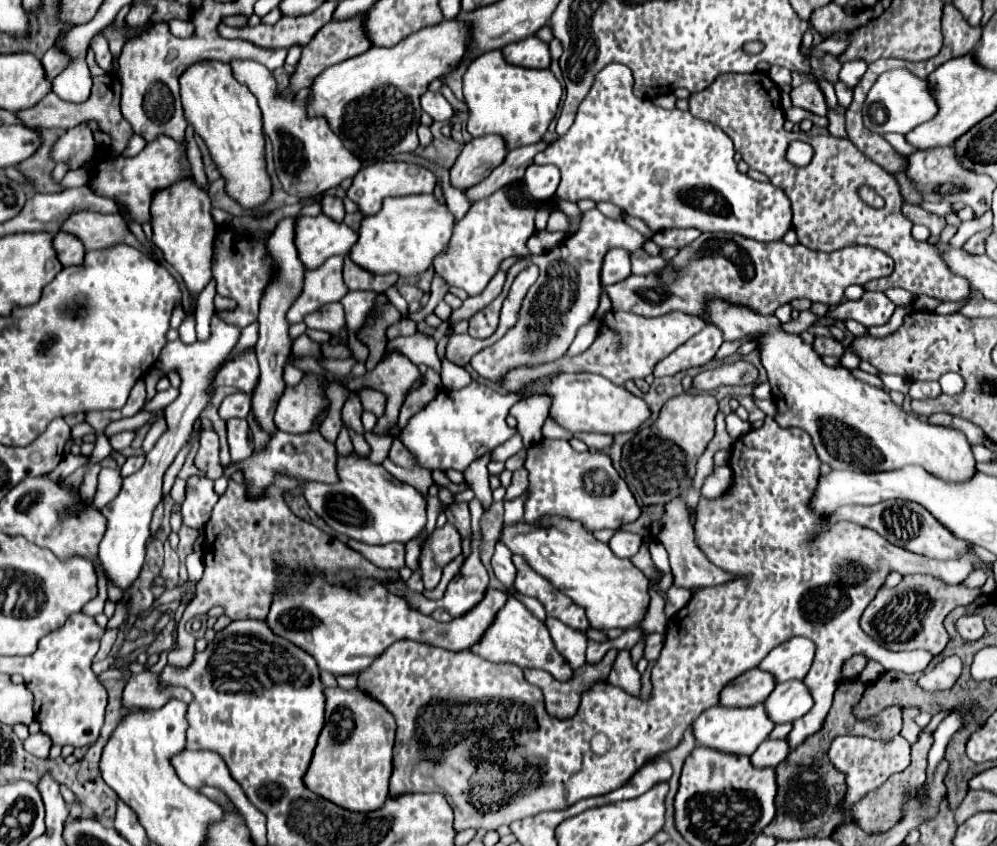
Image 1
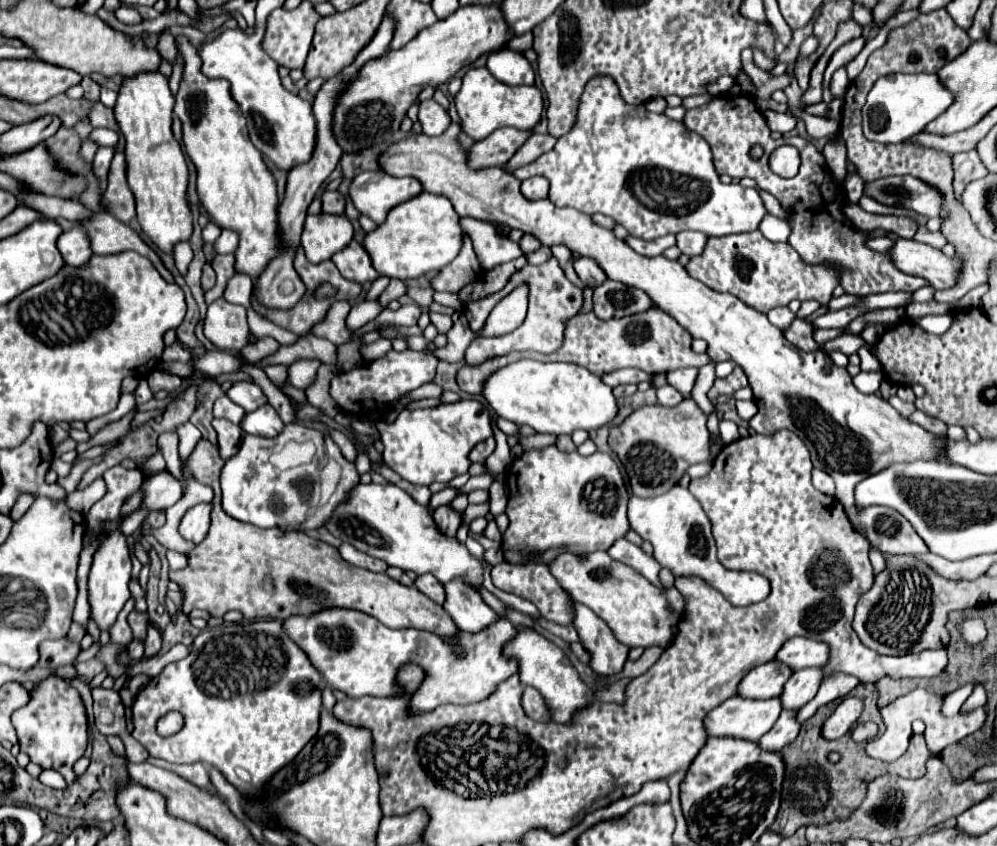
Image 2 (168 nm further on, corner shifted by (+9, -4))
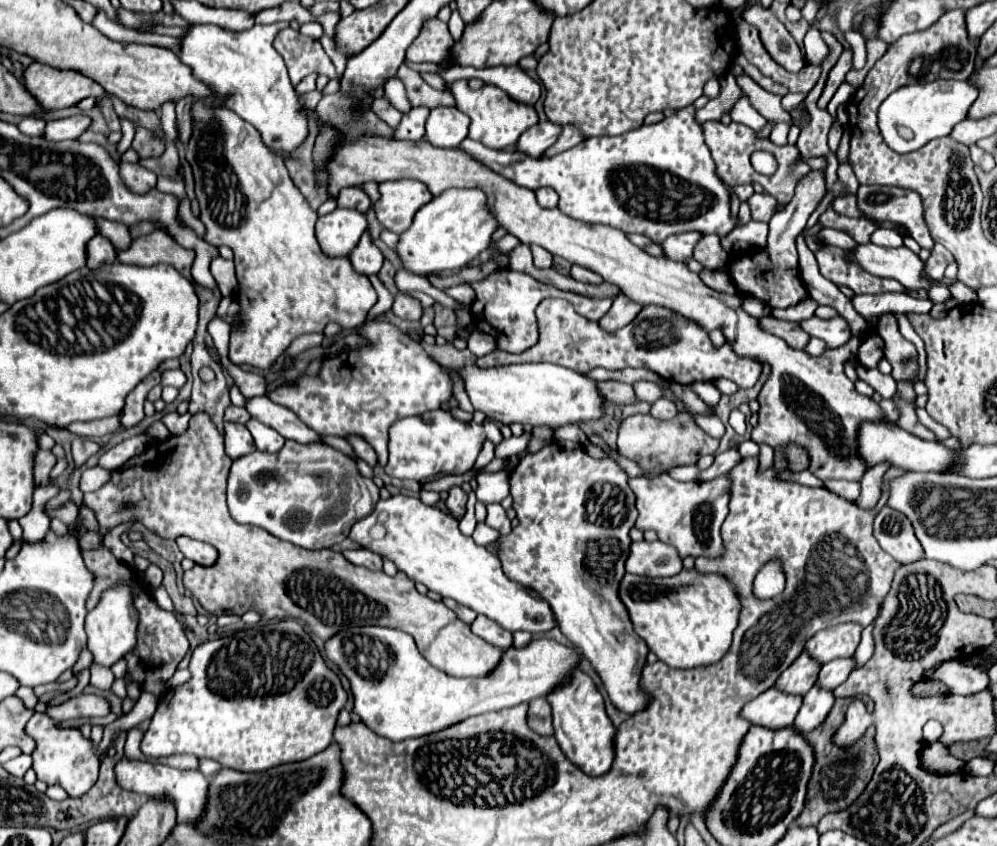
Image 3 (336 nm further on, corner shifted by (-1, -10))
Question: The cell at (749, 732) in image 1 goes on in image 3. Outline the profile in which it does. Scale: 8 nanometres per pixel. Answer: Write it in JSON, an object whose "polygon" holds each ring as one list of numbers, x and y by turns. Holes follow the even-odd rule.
{"polygon":[[771,688,765,694,757,696,753,702,749,702,743,708,741,716,751,724,761,724,765,728,785,728,793,724,801,708,801,700,801,696,781,692,779,688]]}

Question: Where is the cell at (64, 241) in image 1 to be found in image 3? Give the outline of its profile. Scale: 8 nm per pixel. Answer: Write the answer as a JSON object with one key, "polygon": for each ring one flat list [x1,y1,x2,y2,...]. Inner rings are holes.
{"polygon":[[97,234,89,240,89,254,87,254,87,266,99,268,103,264,113,264,117,260,117,250,111,244,109,238]]}

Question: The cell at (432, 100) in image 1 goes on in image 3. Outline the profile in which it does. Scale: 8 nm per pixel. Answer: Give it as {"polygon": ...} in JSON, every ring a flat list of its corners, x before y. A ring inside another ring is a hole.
{"polygon":[[433,108,427,118,427,134,425,138,439,148,453,148,465,136,469,128,469,118,457,108]]}

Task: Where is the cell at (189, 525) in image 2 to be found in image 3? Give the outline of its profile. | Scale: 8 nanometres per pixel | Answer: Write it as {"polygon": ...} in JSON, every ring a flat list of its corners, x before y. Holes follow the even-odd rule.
{"polygon":[[177,538,177,546,185,558,193,560,199,566,213,566,217,562,217,550,209,544,193,542,191,538]]}

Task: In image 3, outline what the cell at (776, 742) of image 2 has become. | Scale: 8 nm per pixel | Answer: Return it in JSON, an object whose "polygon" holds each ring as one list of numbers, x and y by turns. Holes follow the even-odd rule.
{"polygon":[[813,686,803,696,803,706,801,706,801,710,799,710,793,726,797,730,801,730,803,734,811,732,813,728,817,728,827,718,827,714,833,708,833,702,835,702,835,696,833,696,831,690]]}

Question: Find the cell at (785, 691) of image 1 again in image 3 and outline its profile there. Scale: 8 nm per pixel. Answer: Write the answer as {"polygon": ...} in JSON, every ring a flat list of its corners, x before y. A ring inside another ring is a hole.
{"polygon":[[835,658,827,664,823,664,821,672,819,672,819,686,825,686,827,690,837,688,841,682,845,682,849,678,849,674,855,670,855,658]]}

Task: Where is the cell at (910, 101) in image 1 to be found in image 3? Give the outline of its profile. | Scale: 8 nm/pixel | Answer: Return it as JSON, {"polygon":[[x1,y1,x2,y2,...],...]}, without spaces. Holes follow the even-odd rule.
{"polygon":[[935,80,929,84,913,84,895,90,879,108,879,130,887,146,897,154,919,150,935,138,949,136,953,126,967,118,971,104,977,100,979,90,971,82]]}

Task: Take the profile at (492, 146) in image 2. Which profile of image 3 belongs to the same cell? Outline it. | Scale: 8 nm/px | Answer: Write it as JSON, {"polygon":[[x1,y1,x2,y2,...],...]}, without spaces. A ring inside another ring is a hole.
{"polygon":[[539,122,537,126,531,126,525,134,521,134,517,142,517,150,525,152,529,156,543,156,543,152,553,146,561,134,561,126,553,122]]}

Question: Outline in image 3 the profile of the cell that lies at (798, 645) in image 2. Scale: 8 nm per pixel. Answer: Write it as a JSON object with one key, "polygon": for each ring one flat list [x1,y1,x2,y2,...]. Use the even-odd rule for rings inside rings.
{"polygon":[[837,624,817,632,807,644,805,650,813,654,819,662,831,662,833,658,849,658,855,654,861,640,863,626,861,624]]}

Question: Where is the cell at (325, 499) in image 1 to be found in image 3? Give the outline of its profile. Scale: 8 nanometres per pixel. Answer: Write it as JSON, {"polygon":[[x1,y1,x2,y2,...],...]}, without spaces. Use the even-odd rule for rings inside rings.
{"polygon":[[391,496,389,500,379,500,373,514,353,526,349,538,379,556,387,556,395,562,397,570,405,572,415,582,495,620,509,632,527,630,531,634,543,634,557,624,551,606,545,600,531,596,519,582,509,580,501,570,499,558,487,548,477,546,471,536,463,536,459,532,459,522,453,516,425,505,417,498]]}

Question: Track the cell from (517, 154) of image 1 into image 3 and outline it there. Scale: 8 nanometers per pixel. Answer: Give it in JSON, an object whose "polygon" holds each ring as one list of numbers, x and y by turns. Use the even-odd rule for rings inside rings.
{"polygon":[[565,126,565,130,561,132,561,138,559,138,559,142,555,142,553,144,553,148,549,148,543,156,553,156,553,154,559,154,559,152,565,152,565,150,569,150,569,148,573,148,575,144,579,144,579,142,583,142,585,140,585,136,583,136,583,132,577,128,573,128,573,126]]}

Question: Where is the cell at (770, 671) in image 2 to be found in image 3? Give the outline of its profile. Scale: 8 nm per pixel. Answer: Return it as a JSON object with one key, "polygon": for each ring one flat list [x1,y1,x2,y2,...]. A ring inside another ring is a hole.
{"polygon":[[801,652,801,656,781,674,775,688,785,690,787,694,805,696,809,688,817,682,819,670,821,670,821,662,817,662,809,652]]}

